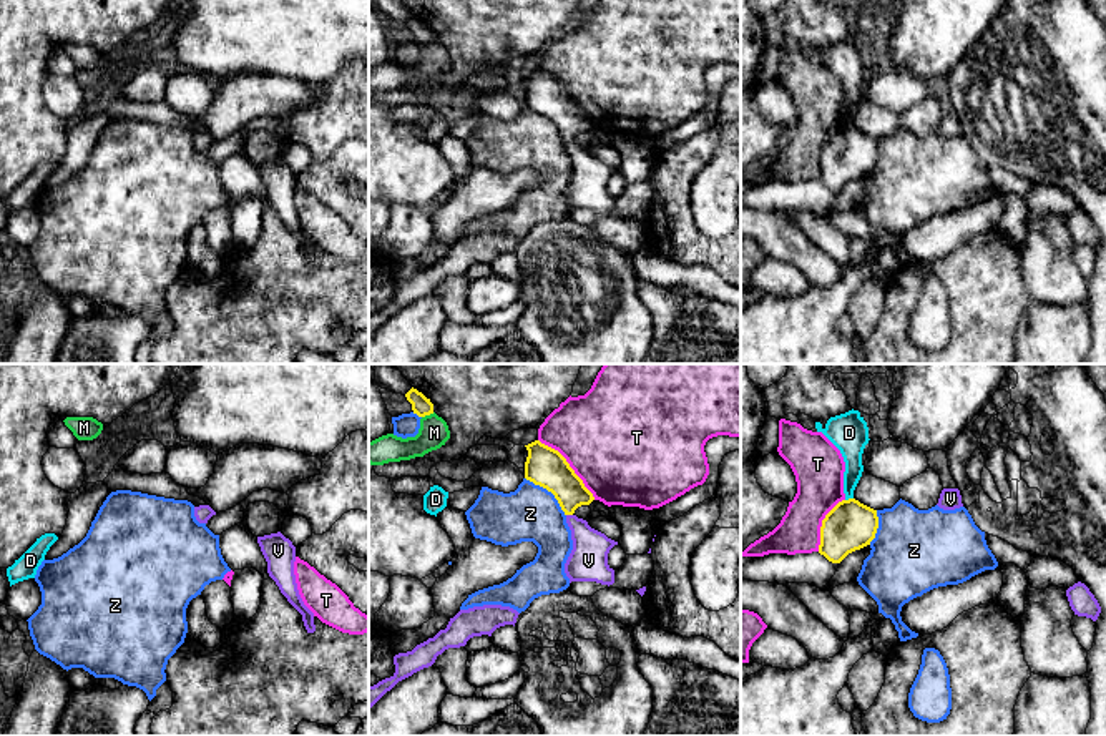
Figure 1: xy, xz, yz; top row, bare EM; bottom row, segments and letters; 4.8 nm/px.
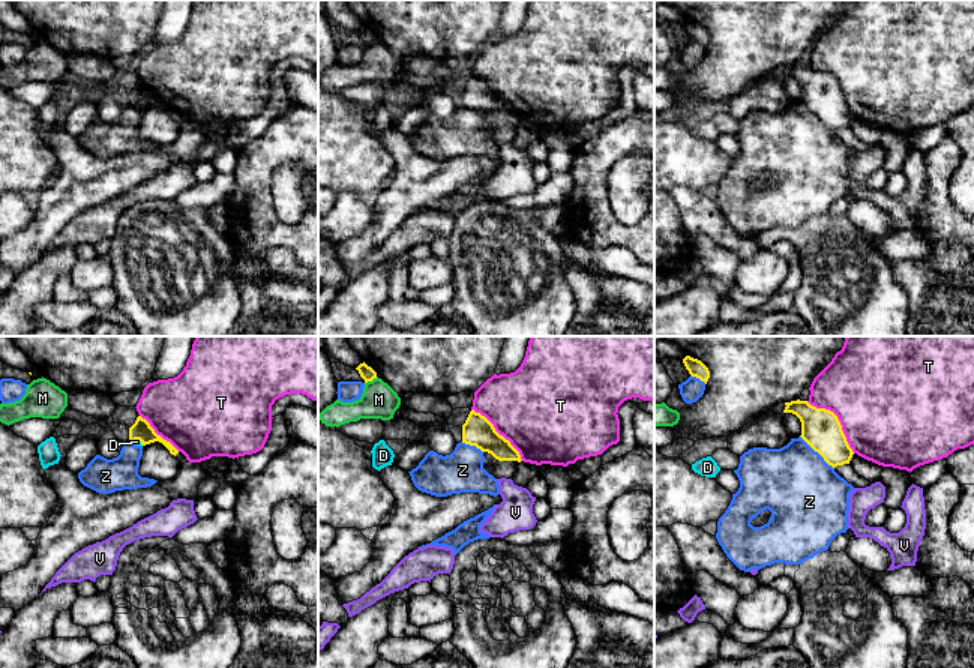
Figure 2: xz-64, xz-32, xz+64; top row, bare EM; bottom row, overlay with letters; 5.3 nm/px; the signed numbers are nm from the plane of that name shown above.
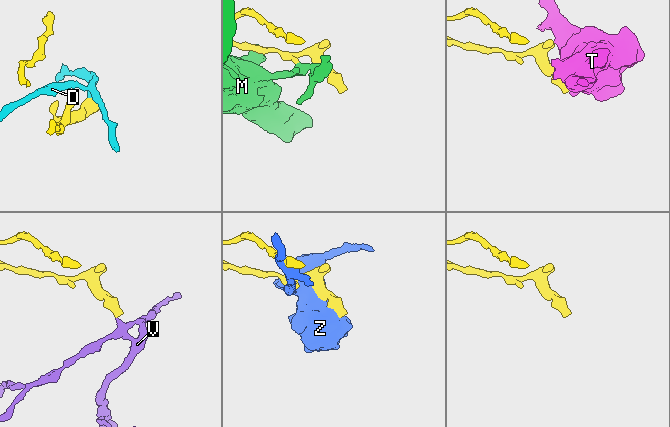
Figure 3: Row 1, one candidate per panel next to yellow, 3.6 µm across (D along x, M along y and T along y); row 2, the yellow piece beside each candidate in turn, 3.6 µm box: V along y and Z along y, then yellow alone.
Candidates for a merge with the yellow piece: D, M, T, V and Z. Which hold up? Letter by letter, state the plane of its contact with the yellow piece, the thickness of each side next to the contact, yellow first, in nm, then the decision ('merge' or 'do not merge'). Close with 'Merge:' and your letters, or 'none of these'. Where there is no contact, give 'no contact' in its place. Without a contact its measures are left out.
D: yz | 240/120 nm | do not merge
M: xz | 90/150 nm | do not merge
T: xz | 190/480 nm | do not merge
V: xz | 190/190 nm | merge
Z: xz | 190/280 nm | do not merge
Merge: V

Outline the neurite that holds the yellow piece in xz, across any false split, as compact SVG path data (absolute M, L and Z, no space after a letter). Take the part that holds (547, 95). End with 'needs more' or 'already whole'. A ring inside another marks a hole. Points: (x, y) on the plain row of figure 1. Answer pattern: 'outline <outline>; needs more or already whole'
outline M535 68L525 73L525 106L551 120L566 143L571 158L573 178L565 191L565 201L571 209L614 211L614 198L608 193L609 178L618 169L591 156L578 146L575 138L590 133L595 125L575 101L566 86L555 76Z; needs more

